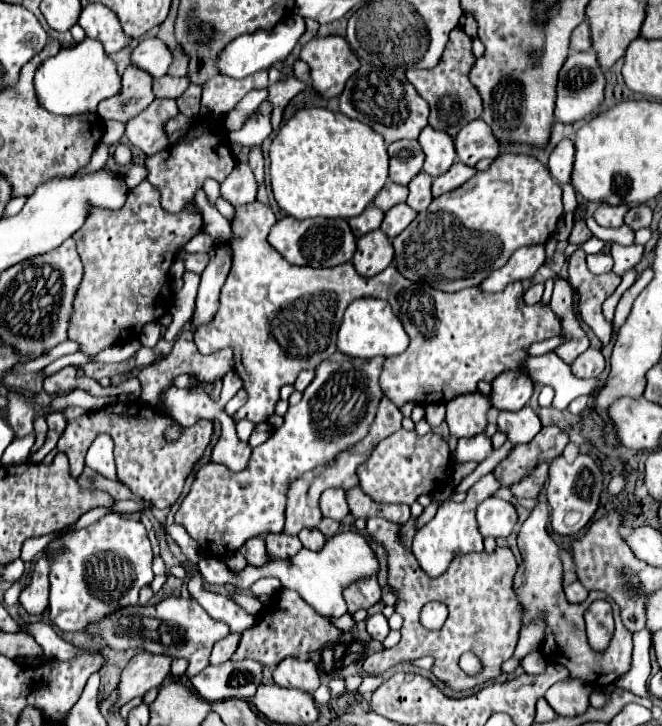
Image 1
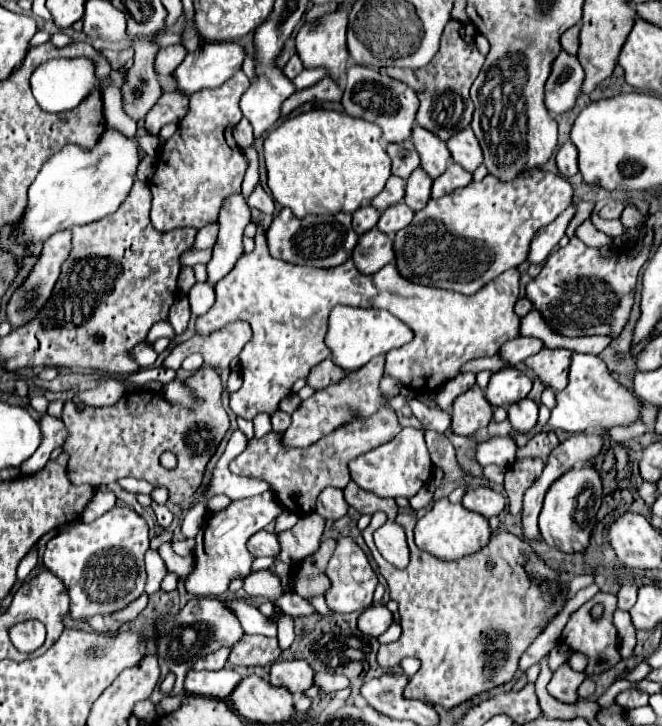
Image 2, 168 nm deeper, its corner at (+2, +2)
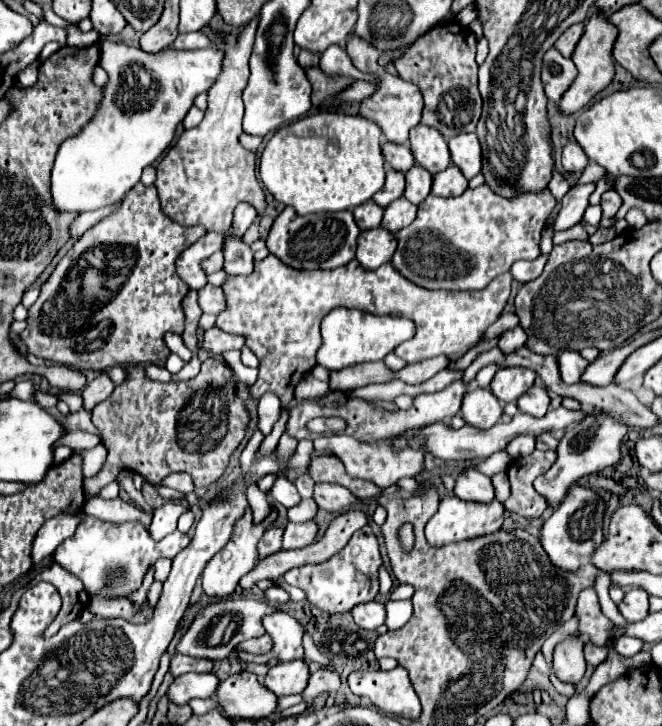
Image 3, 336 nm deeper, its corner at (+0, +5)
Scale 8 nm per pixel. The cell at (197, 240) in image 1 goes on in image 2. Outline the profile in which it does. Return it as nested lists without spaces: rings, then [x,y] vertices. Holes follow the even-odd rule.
[[[206,249],[206,251],[184,251],[180,261],[182,265],[196,265],[196,263],[208,263],[210,261],[210,255],[212,255],[212,249]]]

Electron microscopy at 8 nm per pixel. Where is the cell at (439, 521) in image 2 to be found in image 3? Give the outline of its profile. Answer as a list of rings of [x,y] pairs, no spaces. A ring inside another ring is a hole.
[[[446,496],[440,500],[438,512],[426,524],[426,540],[430,546],[440,548],[458,540],[470,540],[484,534],[492,534],[500,530],[502,520],[504,520],[504,506],[496,500],[492,504],[476,504],[476,502],[464,502],[456,496]]]

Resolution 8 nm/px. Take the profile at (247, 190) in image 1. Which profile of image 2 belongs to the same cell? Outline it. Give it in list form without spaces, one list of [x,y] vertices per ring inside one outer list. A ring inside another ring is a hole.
[[[232,195],[224,201],[219,212],[218,241],[214,245],[214,255],[206,264],[208,283],[218,282],[235,266],[240,255],[244,253],[242,235],[244,227],[250,223],[250,207],[242,195]]]

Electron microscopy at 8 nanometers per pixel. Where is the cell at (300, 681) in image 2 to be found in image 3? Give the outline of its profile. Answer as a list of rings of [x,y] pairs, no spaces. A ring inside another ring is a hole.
[[[304,660],[278,662],[266,674],[264,686],[270,688],[276,696],[300,694],[306,688],[308,678],[310,678],[310,672],[308,672],[308,664]]]

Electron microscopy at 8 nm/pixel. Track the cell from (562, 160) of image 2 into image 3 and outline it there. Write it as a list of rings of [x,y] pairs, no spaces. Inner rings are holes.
[[[570,142],[564,146],[562,150],[562,166],[566,172],[582,172],[588,164],[588,158],[584,156],[584,150],[580,148],[580,144]]]

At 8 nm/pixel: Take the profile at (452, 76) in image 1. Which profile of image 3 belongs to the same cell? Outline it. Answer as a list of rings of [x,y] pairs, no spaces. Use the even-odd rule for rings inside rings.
[[[448,20],[446,24],[440,24],[432,30],[428,30],[424,36],[420,36],[420,40],[416,40],[416,44],[412,44],[410,48],[406,48],[406,52],[392,60],[392,66],[396,68],[398,76],[406,82],[412,82],[420,88],[422,96],[424,96],[424,110],[422,110],[422,124],[436,128],[446,140],[452,136],[458,136],[460,132],[474,132],[476,128],[476,120],[480,118],[480,108],[482,108],[482,100],[480,100],[480,92],[478,92],[478,64],[474,60],[476,56],[476,36],[470,28],[462,26],[456,20]]]

